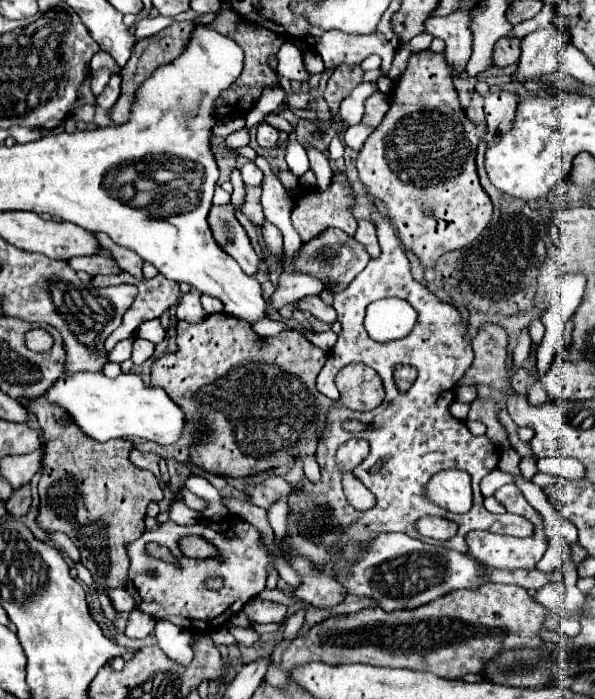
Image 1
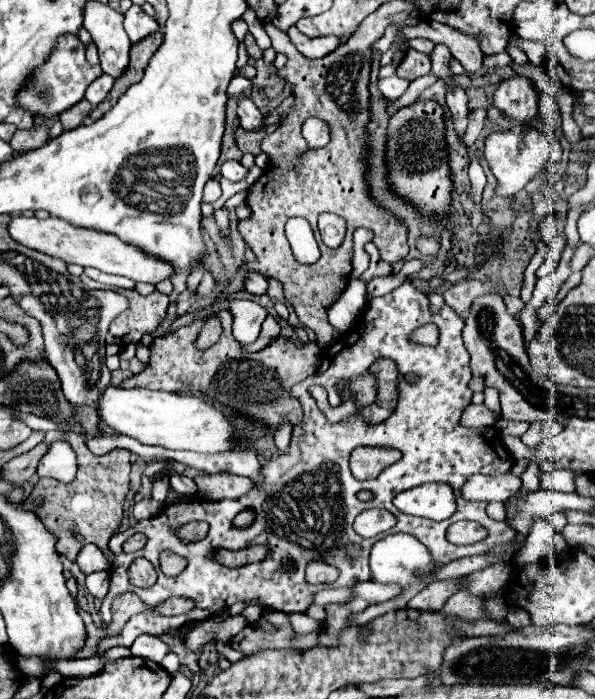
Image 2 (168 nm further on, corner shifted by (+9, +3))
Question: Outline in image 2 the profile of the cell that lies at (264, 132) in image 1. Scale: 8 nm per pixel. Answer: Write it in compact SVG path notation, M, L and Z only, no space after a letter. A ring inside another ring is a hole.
M242 96L240 100L238 100L238 118L240 118L240 124L242 124L242 128L244 130L248 130L248 132L256 132L256 130L260 130L260 126L262 126L262 114L260 114L260 110L254 106L254 102L250 100L250 98L246 98L246 96Z

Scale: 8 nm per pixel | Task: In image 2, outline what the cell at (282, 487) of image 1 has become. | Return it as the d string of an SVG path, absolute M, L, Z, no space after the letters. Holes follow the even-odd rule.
M198 474L194 478L196 486L198 486L198 496L206 498L206 500L224 500L224 498L240 498L246 492L250 492L250 488L254 486L254 482L250 478L244 476L236 476L236 474Z

